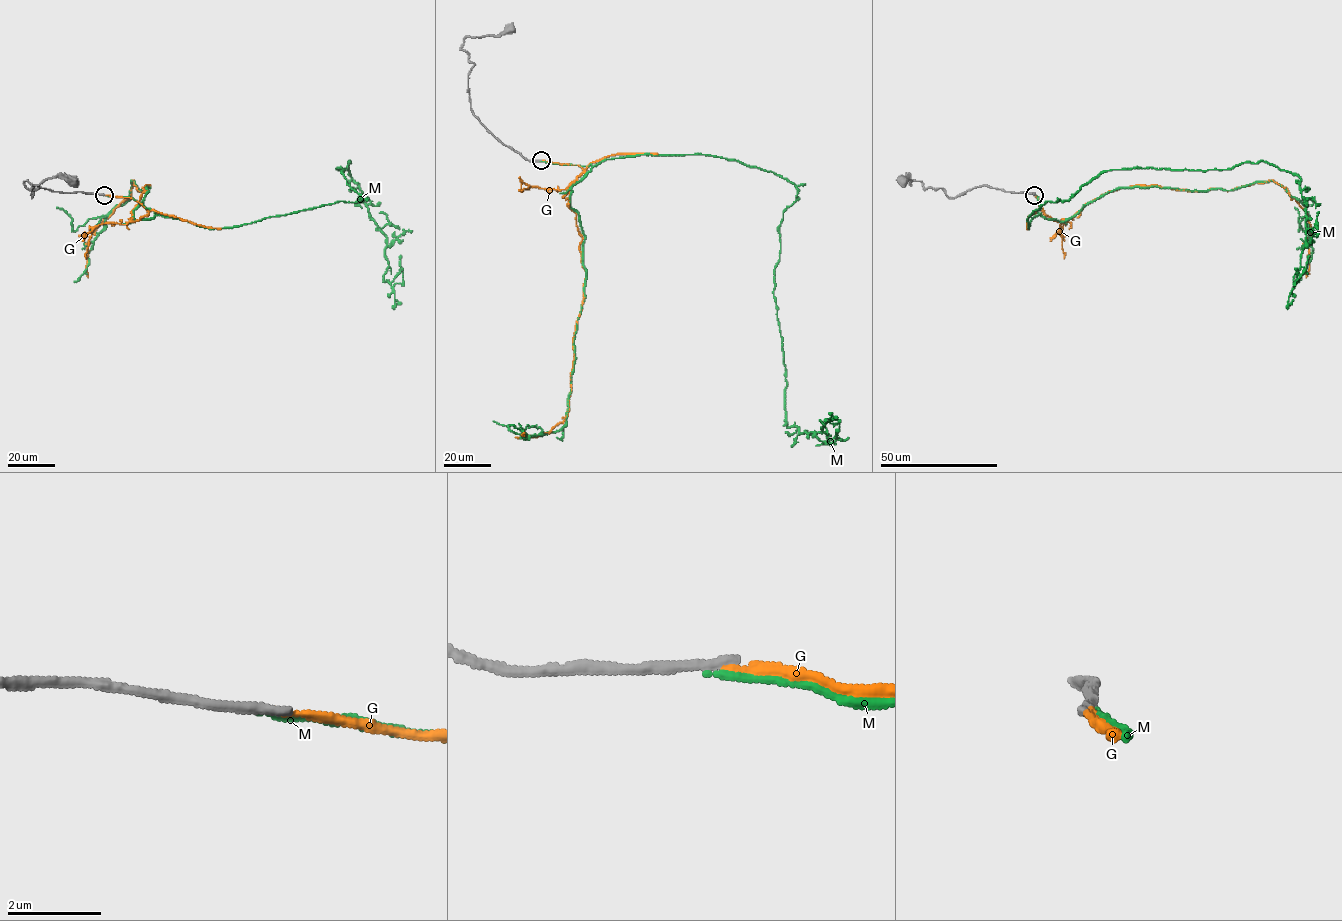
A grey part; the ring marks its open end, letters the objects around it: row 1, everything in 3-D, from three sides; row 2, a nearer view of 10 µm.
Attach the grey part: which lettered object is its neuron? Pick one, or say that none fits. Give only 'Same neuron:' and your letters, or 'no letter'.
Same neuron: G

